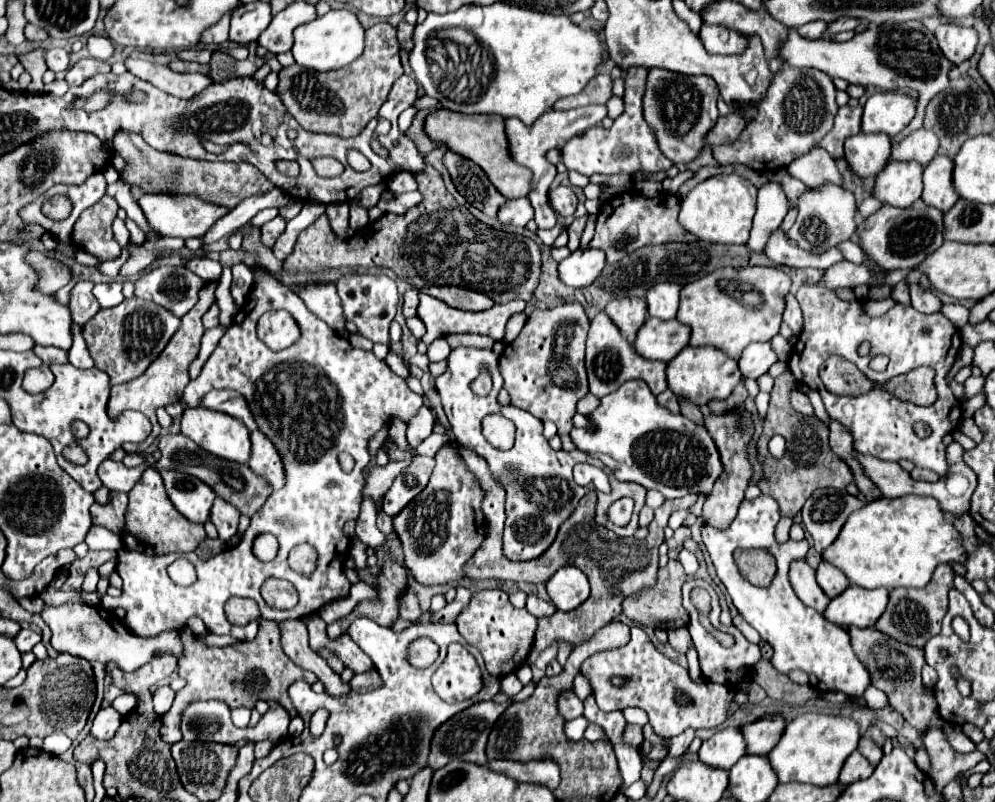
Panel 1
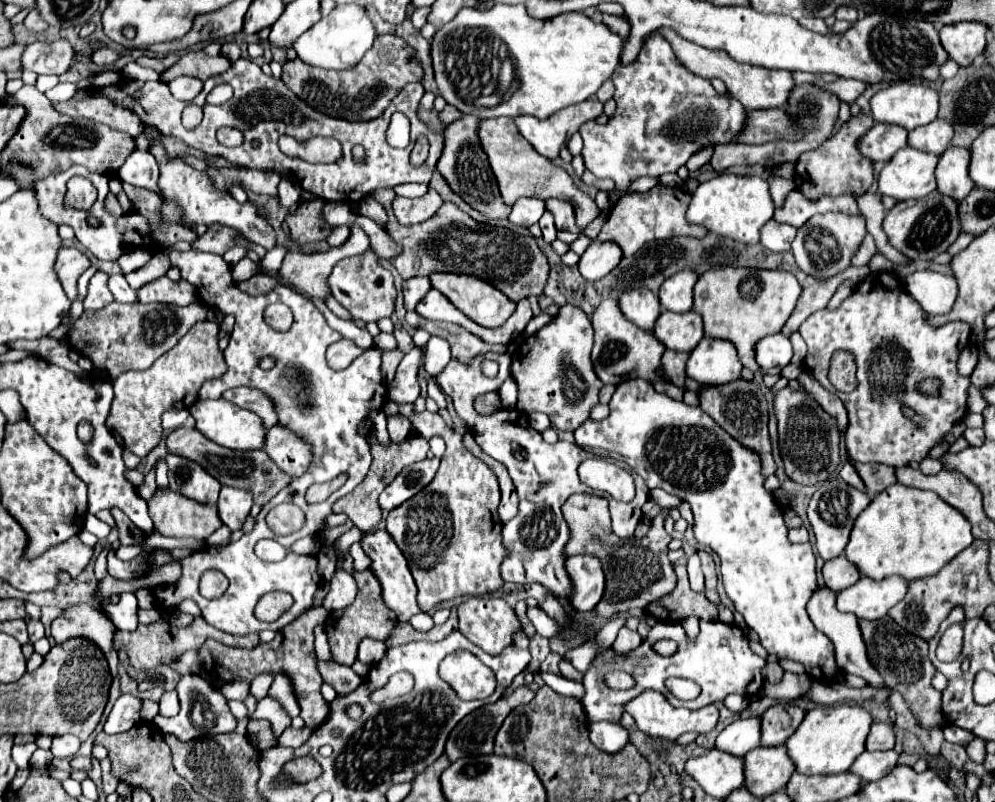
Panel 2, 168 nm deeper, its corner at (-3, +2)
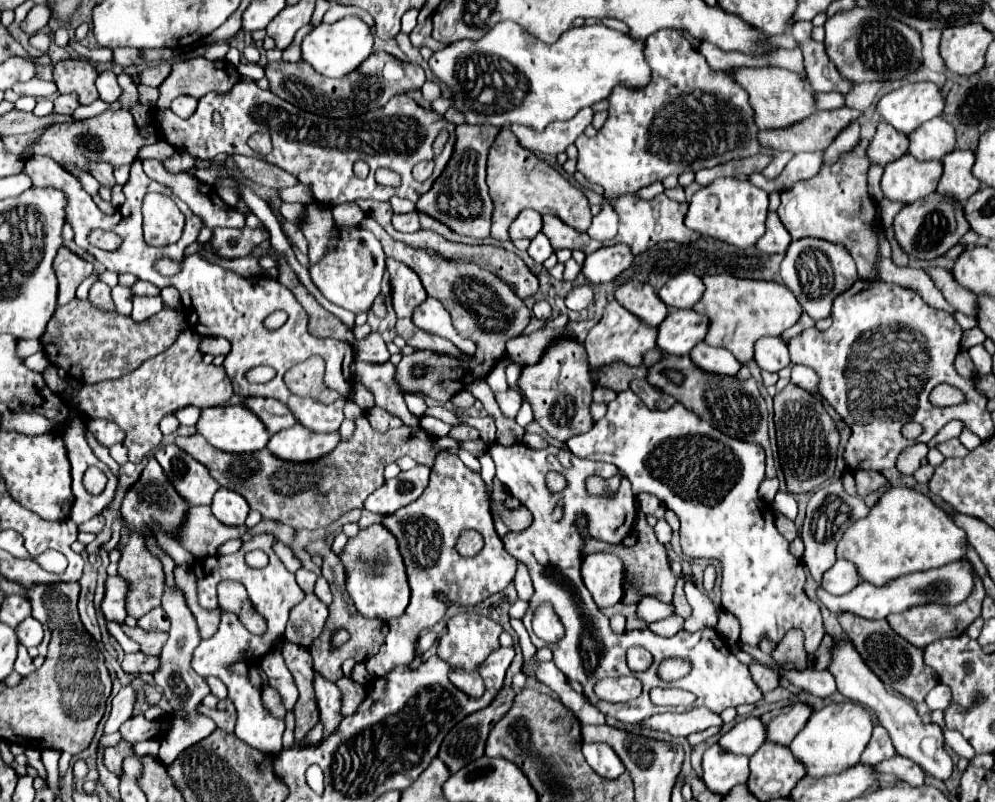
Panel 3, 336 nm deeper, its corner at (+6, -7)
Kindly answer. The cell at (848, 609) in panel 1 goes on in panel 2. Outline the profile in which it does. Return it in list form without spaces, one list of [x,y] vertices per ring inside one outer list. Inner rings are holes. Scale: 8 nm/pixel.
[[[863,576],[851,588],[837,594],[837,610],[851,612],[863,620],[877,620],[903,600],[907,588],[909,582],[903,576],[889,576],[879,582]]]

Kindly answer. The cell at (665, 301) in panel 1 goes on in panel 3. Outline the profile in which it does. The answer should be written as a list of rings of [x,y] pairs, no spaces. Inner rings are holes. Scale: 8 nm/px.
[[[680,273],[658,291],[658,297],[668,309],[692,309],[694,303],[702,297],[702,293],[704,285],[698,275]]]

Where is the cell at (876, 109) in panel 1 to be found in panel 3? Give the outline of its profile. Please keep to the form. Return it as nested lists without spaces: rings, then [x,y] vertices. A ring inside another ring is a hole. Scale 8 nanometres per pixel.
[[[908,83],[886,93],[878,105],[878,115],[900,133],[912,133],[924,121],[942,113],[942,95],[934,83]]]

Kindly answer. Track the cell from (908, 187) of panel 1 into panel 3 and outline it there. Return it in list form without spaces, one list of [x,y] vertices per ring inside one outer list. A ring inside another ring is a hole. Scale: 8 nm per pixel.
[[[906,153],[884,167],[882,193],[890,201],[914,203],[936,191],[940,175],[940,161],[918,161]]]

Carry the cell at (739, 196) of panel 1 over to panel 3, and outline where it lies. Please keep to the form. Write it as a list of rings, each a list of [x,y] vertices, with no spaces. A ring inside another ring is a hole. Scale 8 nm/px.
[[[722,177],[694,193],[684,223],[688,229],[698,231],[704,237],[714,237],[728,245],[746,249],[746,247],[752,247],[764,235],[766,215],[768,215],[766,191],[754,187],[748,181]]]

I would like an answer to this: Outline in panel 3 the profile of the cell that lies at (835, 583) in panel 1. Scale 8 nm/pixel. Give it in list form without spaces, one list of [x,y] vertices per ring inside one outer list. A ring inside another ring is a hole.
[[[836,561],[834,567],[824,573],[820,587],[832,595],[844,595],[852,591],[858,583],[860,583],[860,577],[854,565],[850,565],[848,561]]]

